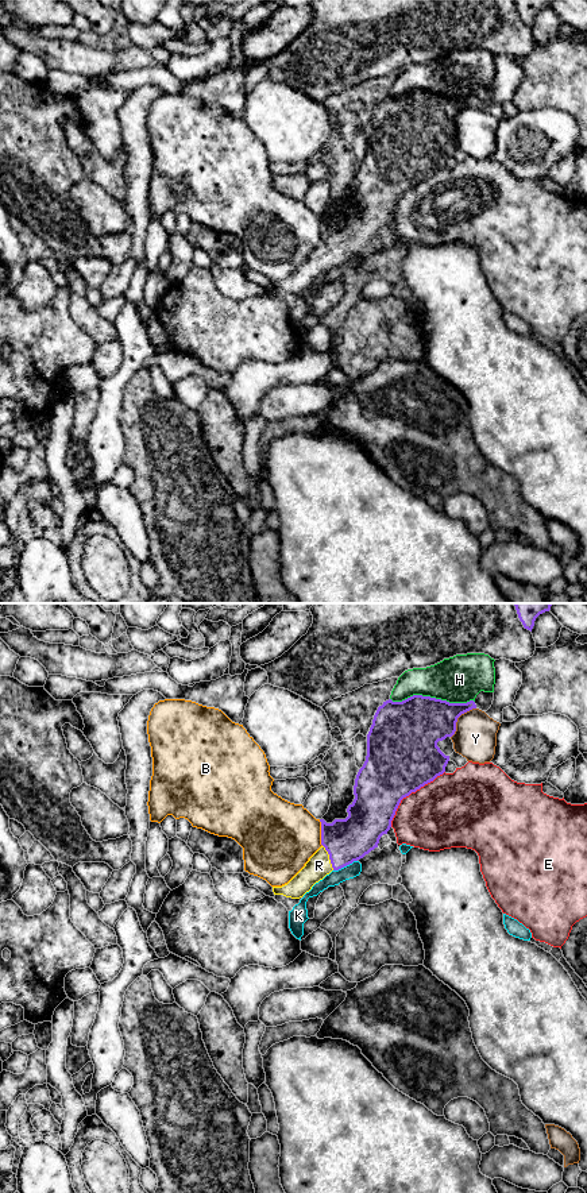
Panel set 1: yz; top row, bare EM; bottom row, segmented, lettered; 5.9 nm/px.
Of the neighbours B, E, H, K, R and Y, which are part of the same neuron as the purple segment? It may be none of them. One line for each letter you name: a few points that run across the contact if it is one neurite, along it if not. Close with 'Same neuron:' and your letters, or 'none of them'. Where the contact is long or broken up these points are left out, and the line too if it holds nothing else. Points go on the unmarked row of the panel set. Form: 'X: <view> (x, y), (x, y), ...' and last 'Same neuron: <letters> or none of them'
R: yz (348, 235), (329, 253), (319, 261)
Same neuron: R

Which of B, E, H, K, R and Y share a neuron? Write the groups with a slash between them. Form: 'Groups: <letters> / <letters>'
Groups: B / E / H / K / R / Y

